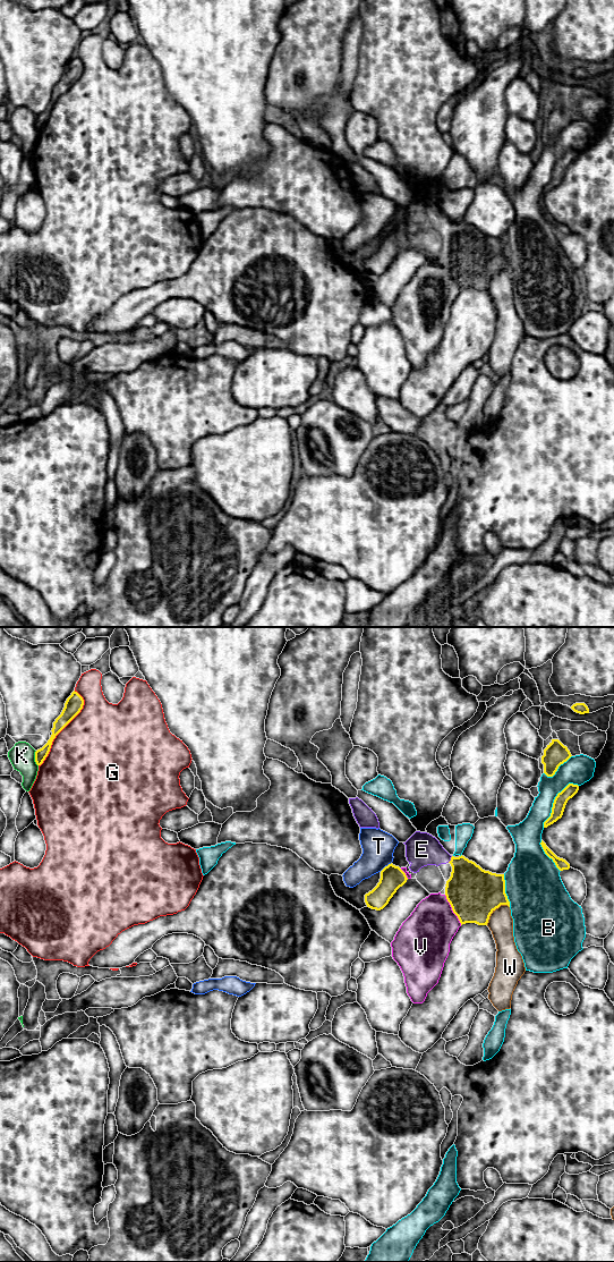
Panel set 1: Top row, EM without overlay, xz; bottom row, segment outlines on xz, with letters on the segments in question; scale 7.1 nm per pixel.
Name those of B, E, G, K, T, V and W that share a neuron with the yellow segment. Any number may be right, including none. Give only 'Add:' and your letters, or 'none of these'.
Add: E

